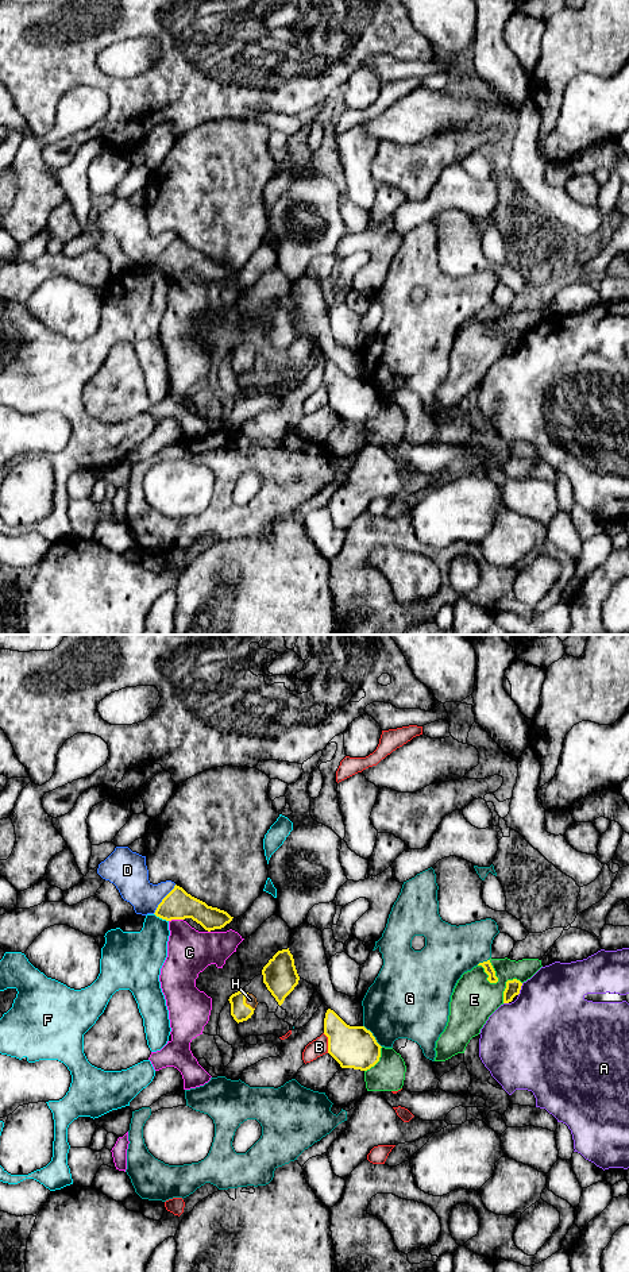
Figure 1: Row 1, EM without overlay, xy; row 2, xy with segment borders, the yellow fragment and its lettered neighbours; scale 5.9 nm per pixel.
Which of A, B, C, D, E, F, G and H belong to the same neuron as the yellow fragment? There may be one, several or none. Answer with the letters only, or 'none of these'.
H

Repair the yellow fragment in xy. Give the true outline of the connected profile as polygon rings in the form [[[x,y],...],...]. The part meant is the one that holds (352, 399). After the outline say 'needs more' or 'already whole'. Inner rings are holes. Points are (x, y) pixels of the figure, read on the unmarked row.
[[[333,362],[324,370],[324,386],[328,389],[328,405],[341,420],[367,423],[381,409],[381,397],[364,378],[347,377]]]; already whole

